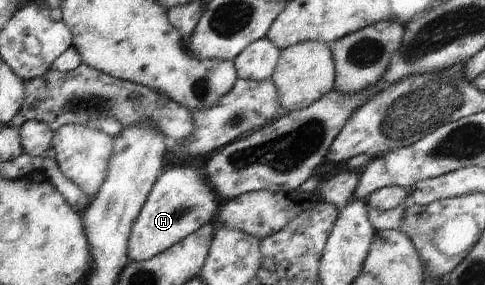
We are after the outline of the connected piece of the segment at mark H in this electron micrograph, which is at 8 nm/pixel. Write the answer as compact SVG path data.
M173 163L152 186L144 207L132 227L128 241L130 261L143 262L180 243L204 225L215 220L221 201L210 189L203 167L192 167L186 163Z

